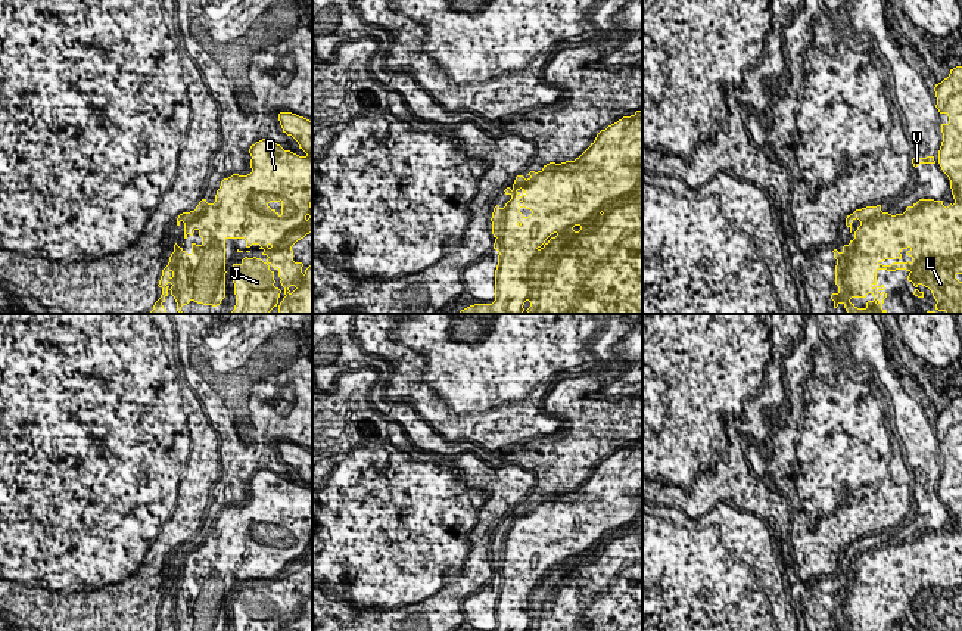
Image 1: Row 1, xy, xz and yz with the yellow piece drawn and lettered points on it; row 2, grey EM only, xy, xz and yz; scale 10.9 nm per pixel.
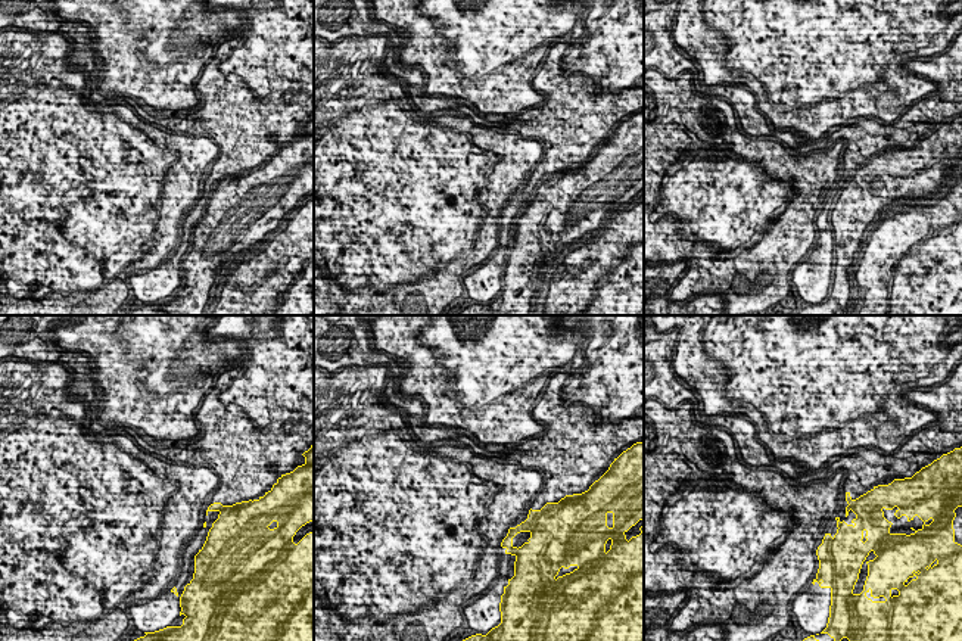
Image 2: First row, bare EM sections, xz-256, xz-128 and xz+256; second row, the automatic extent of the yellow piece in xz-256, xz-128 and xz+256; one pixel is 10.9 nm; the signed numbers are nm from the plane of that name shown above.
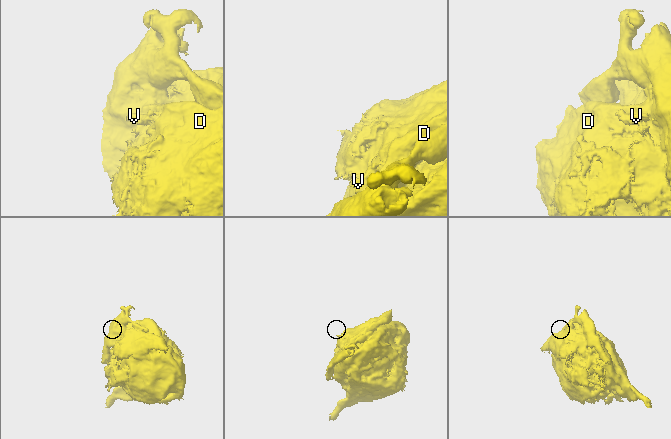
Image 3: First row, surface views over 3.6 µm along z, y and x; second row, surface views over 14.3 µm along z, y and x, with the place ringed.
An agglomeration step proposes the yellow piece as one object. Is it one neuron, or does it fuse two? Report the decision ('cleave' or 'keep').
keep

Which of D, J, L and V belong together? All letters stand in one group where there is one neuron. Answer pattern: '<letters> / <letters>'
D J L V

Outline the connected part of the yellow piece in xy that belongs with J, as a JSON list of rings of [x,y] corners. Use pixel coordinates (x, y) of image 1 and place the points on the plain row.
[[[280,442],[278,451],[283,463],[292,466],[306,485],[299,487],[262,469],[249,479],[250,504],[233,504],[224,509],[214,534],[202,529],[194,541],[180,544],[177,556],[184,553],[184,569],[197,560],[202,574],[192,574],[190,584],[177,574],[174,575],[174,582],[158,615],[162,619],[158,631],[165,631],[169,624],[175,631],[222,631],[225,628],[227,569],[245,569],[246,582],[250,582],[252,575],[259,575],[262,585],[268,587],[265,593],[256,587],[245,587],[240,594],[233,594],[236,631],[278,631],[281,621],[274,616],[275,599],[284,618],[283,631],[312,631],[312,596],[303,602],[303,594],[293,591],[292,581],[298,571],[312,563],[312,451],[292,442]]]

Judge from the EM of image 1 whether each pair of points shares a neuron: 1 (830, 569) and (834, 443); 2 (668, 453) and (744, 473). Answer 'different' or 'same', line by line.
1: same
2: same

